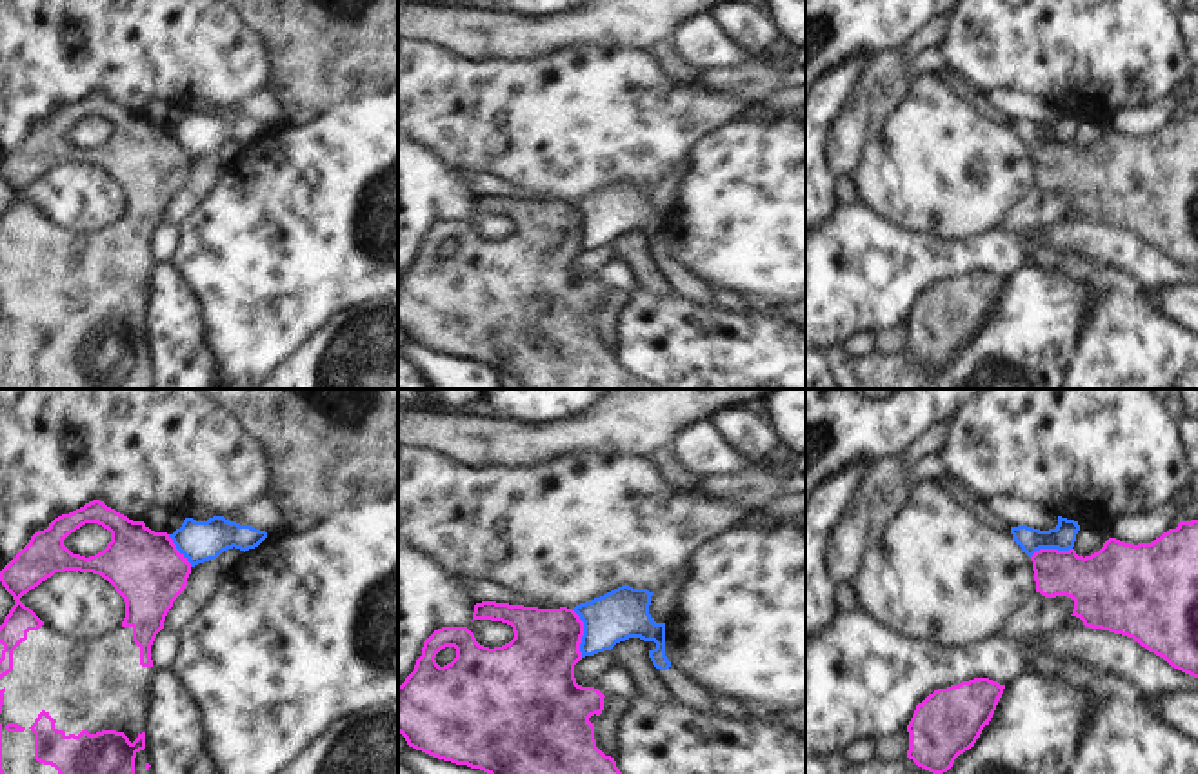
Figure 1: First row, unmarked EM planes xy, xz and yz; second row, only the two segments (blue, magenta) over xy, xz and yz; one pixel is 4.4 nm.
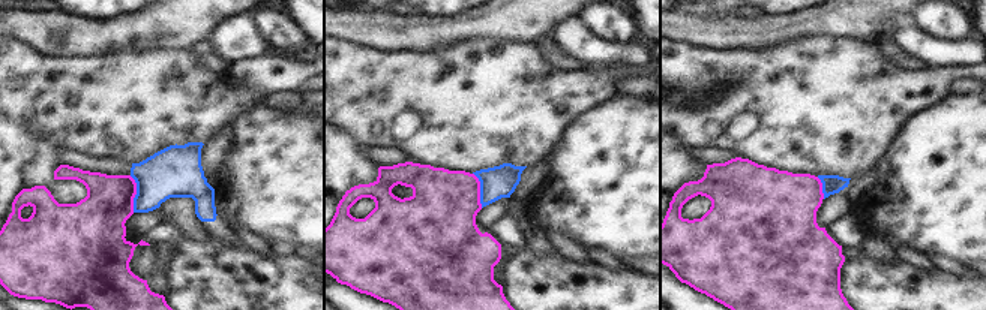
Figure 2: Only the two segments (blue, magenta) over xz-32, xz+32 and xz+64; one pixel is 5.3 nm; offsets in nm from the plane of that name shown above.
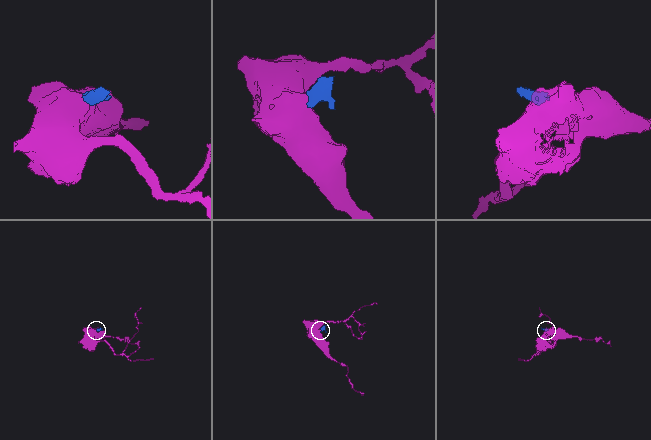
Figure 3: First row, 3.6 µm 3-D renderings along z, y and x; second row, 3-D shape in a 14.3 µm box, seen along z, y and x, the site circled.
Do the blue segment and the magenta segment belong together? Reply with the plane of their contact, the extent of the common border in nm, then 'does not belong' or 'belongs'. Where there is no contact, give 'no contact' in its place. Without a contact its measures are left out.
contact in xz; length 220 nm; does not belong

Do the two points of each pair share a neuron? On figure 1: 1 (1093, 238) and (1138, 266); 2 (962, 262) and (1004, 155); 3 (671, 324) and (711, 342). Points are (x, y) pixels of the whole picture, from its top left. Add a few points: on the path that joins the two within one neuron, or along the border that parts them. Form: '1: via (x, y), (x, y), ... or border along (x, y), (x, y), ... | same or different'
1: via (1104, 244), (1120, 248), (1128, 255) | same
2: border along (997, 228), (958, 240), (929, 235) | different
3: via (680, 333), (689, 342), (702, 342) | same

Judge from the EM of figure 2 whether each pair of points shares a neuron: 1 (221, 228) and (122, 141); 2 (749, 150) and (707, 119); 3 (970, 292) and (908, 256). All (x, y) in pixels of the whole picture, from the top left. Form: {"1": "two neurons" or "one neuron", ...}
{"1": "two neurons", "2": "one neuron", "3": "two neurons"}

